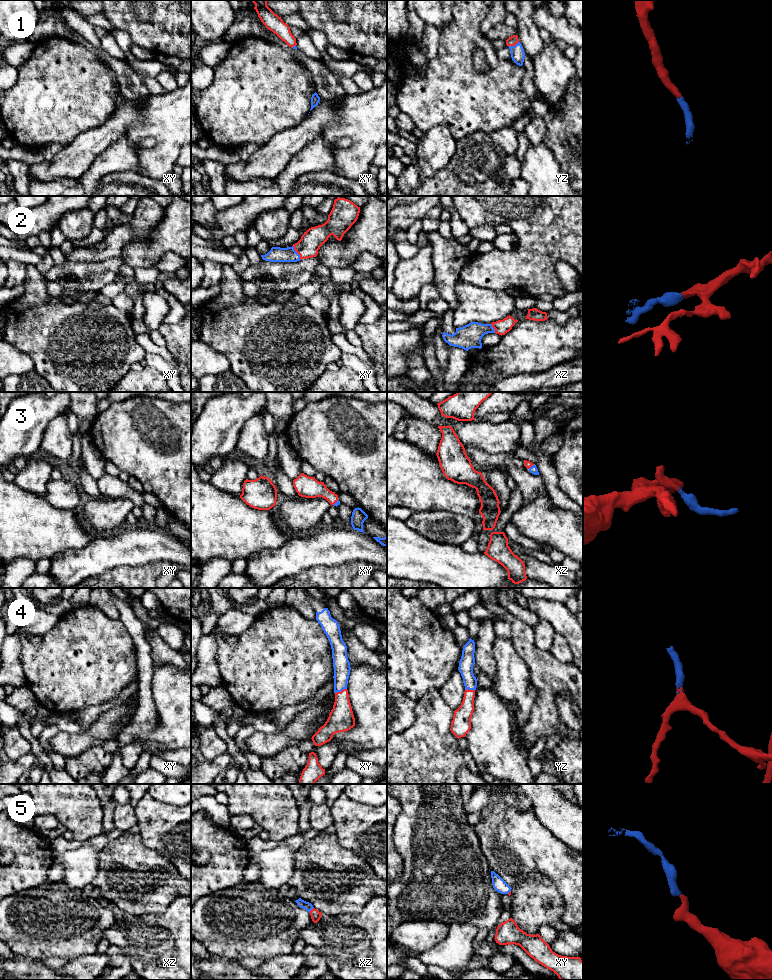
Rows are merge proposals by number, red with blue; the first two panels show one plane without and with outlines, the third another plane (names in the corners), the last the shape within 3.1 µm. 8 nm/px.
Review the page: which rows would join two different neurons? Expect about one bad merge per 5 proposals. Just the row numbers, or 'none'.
none

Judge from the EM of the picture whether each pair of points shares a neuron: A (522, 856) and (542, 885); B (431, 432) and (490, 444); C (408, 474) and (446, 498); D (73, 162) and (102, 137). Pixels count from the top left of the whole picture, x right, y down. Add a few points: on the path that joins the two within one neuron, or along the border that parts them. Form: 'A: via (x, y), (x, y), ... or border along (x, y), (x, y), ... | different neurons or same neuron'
A: border along (554, 885), (534, 873), (514, 887) | different neurons
B: border along (415, 417), (437, 426) | different neurons
C: via (417, 482), (421, 486), (437, 493) | same neuron
D: via (80, 155), (95, 140) | same neuron

